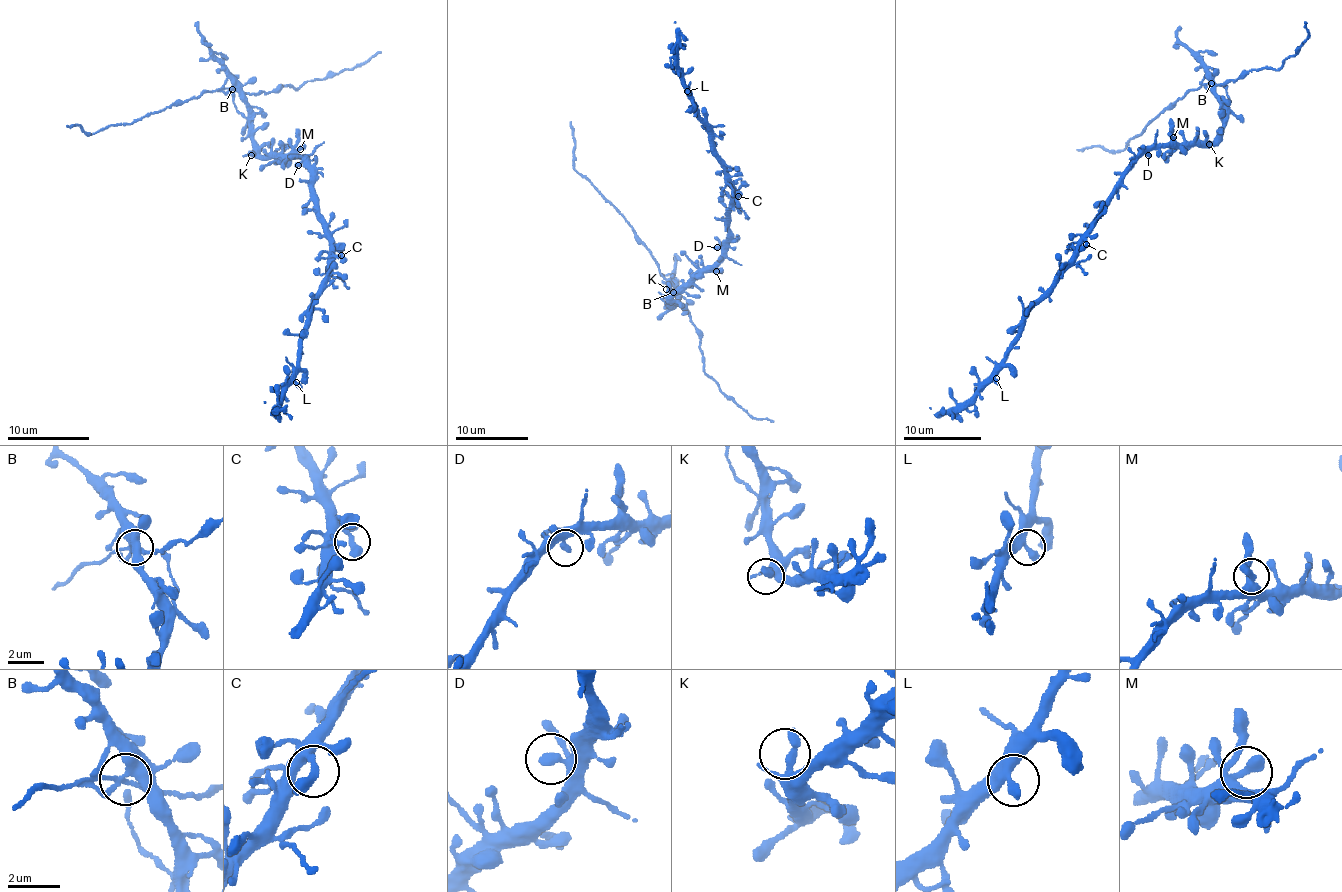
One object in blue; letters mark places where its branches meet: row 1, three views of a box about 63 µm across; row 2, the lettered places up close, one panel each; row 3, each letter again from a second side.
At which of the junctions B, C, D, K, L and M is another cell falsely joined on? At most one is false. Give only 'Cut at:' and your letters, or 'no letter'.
Cut at: no letter

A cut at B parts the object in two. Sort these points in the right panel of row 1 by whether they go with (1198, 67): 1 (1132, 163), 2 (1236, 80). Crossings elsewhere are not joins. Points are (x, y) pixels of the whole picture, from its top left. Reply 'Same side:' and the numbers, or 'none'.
Same side: 1

